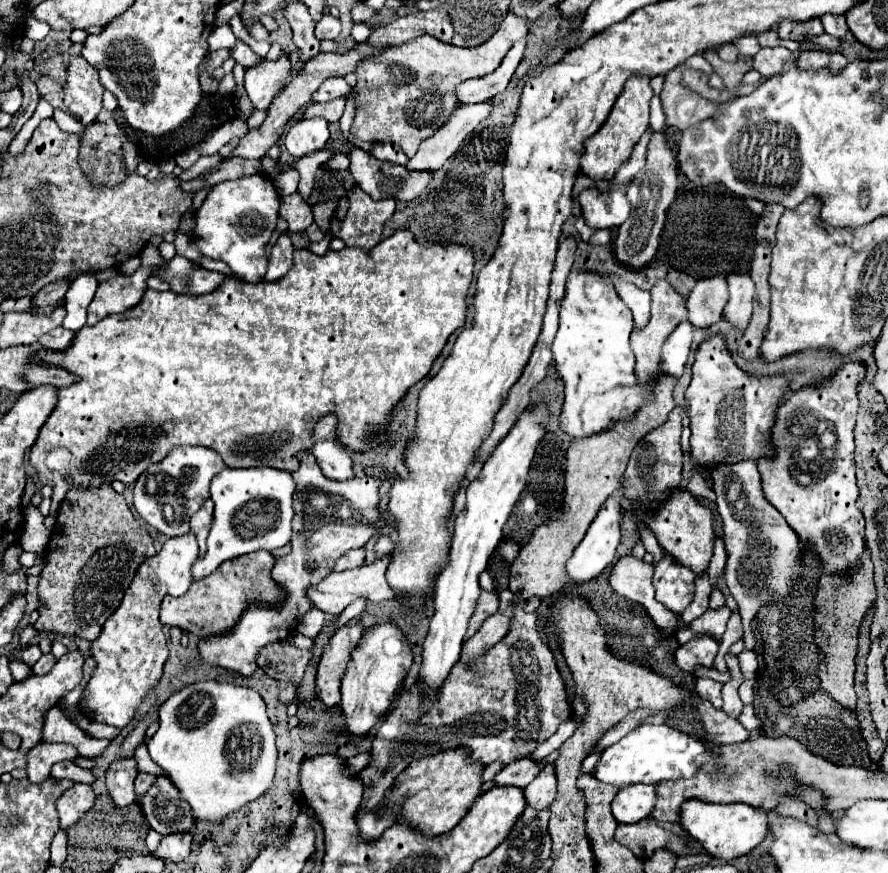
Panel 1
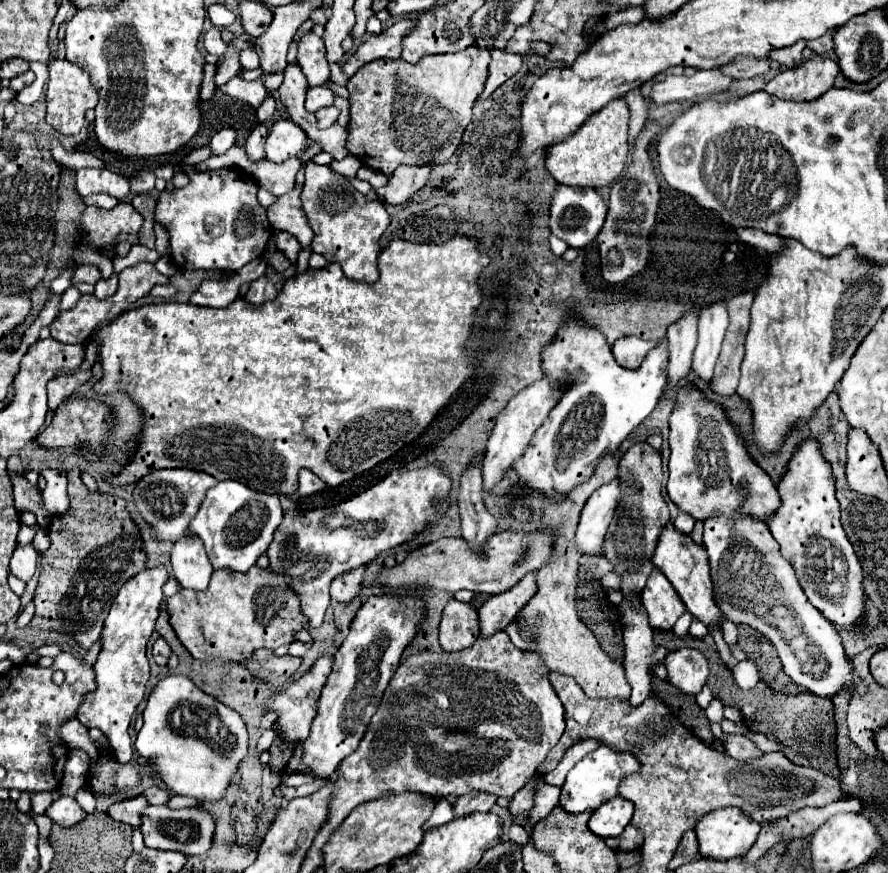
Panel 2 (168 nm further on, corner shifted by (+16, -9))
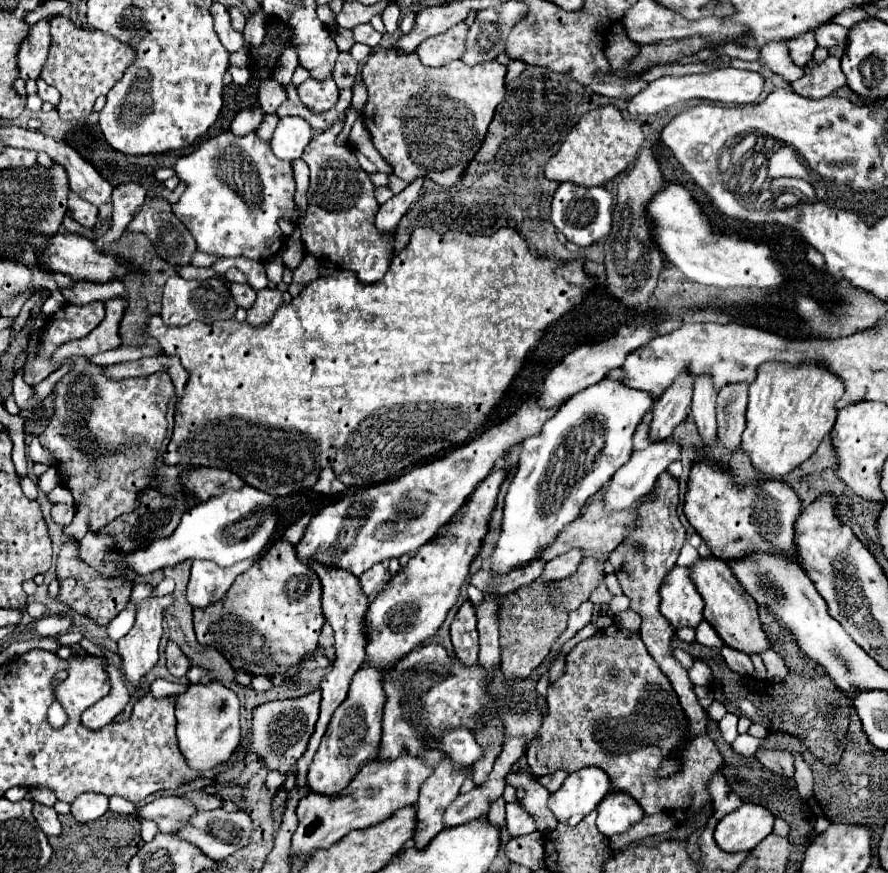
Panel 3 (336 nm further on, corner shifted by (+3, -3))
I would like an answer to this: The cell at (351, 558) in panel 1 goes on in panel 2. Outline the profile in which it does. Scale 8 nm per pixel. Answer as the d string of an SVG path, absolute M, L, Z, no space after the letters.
M358 567L350 573L344 573L344 575L336 577L330 585L332 601L336 601L336 603L352 601L354 597L358 597L358 593L362 589L362 583L364 583L364 567Z

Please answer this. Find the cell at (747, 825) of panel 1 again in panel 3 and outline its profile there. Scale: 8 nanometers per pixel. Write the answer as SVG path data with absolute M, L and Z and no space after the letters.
M743 803L739 809L727 813L715 827L715 841L727 853L751 851L773 829L773 815L757 805Z

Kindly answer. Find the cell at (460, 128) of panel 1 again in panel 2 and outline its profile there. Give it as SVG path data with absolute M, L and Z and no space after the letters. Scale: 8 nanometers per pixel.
M400 165L394 175L390 177L388 185L382 189L376 189L376 195L388 203L388 205L402 205L406 203L418 189L422 189L428 181L432 167L424 165L424 167L406 167Z

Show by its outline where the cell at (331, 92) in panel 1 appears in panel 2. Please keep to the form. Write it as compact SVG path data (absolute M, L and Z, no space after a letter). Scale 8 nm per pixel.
M312 87L308 91L308 97L306 97L306 109L316 113L318 109L322 107L328 107L334 103L334 93L328 89L328 87Z

